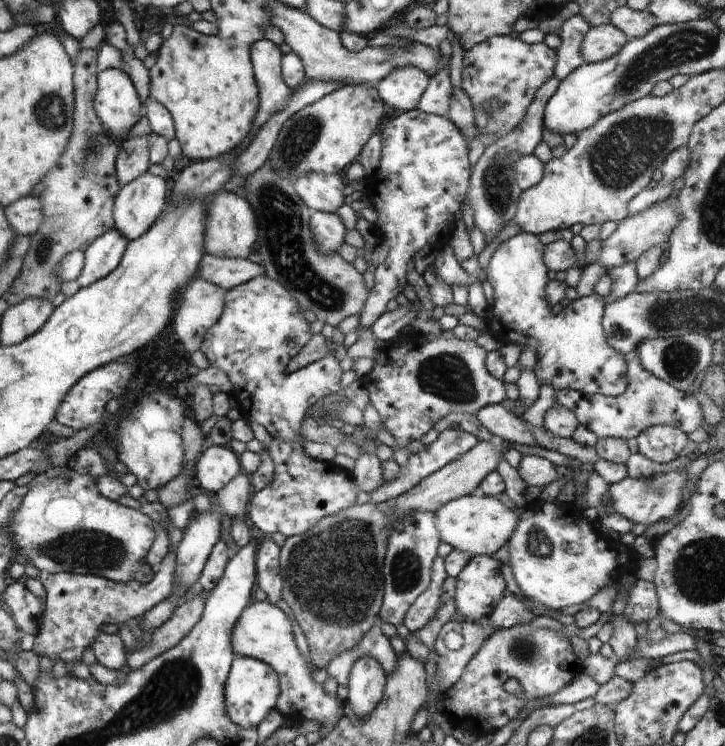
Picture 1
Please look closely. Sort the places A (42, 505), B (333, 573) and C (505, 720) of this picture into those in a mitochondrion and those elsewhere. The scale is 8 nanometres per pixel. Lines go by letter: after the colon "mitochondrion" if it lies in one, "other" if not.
A: other
B: mitochondrion
C: other

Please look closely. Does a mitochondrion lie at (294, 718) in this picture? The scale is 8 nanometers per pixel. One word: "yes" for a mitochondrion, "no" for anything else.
no

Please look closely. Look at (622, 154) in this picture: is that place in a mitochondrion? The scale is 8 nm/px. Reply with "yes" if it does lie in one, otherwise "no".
yes

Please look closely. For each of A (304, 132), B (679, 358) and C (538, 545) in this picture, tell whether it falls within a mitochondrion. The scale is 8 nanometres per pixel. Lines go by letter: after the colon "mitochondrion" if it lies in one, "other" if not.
A: mitochondrion
B: mitochondrion
C: mitochondrion

